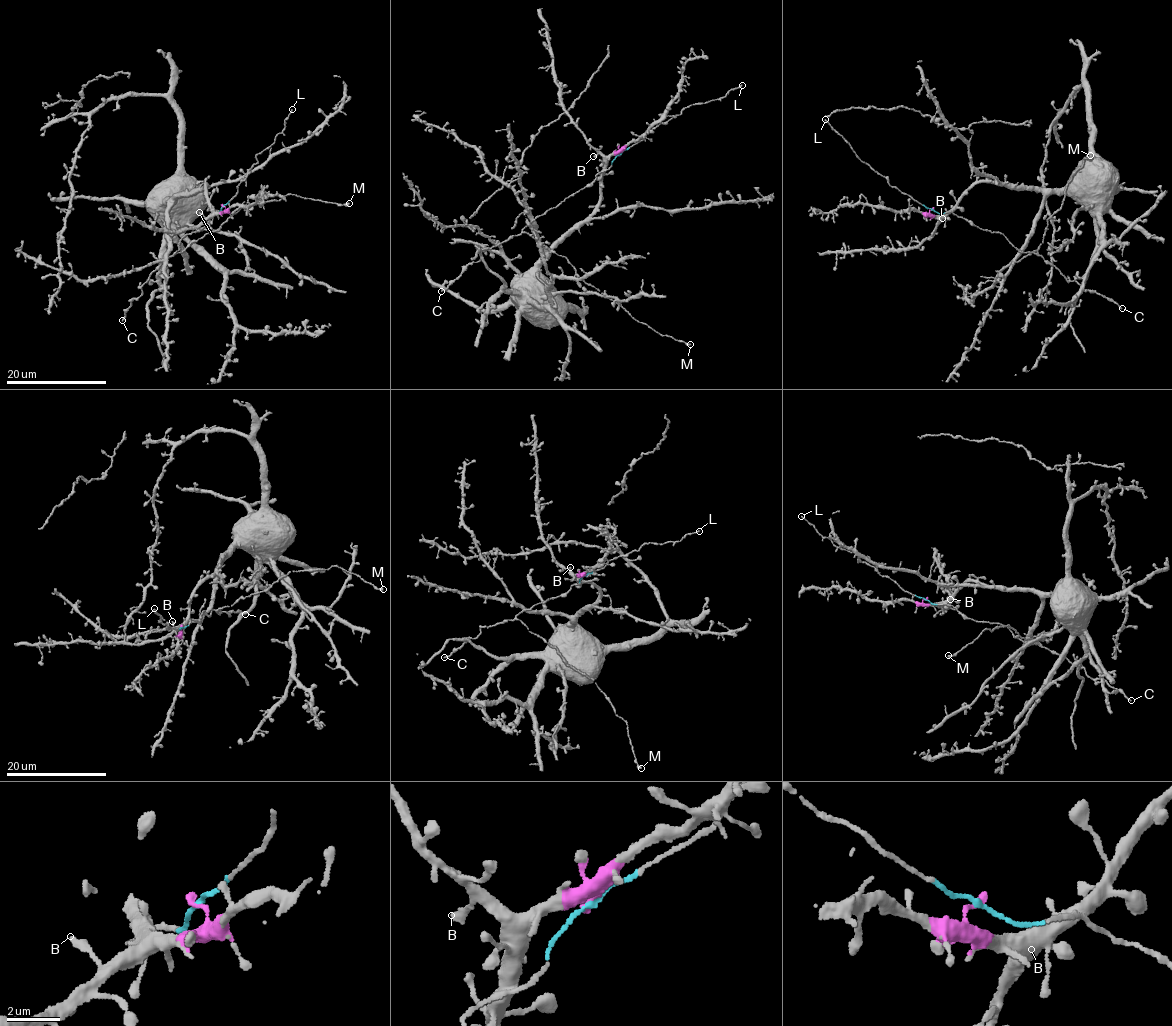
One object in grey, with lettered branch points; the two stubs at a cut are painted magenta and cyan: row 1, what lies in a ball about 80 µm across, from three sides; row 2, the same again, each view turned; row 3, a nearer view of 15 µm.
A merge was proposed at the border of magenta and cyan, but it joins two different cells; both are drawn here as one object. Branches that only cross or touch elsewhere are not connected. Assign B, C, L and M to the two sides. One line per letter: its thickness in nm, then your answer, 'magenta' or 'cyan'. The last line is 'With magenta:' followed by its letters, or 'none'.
B: 280 nm | magenta
C: 220 nm | cyan
L: 170 nm | cyan
M: 380 nm | cyan
With magenta: B

